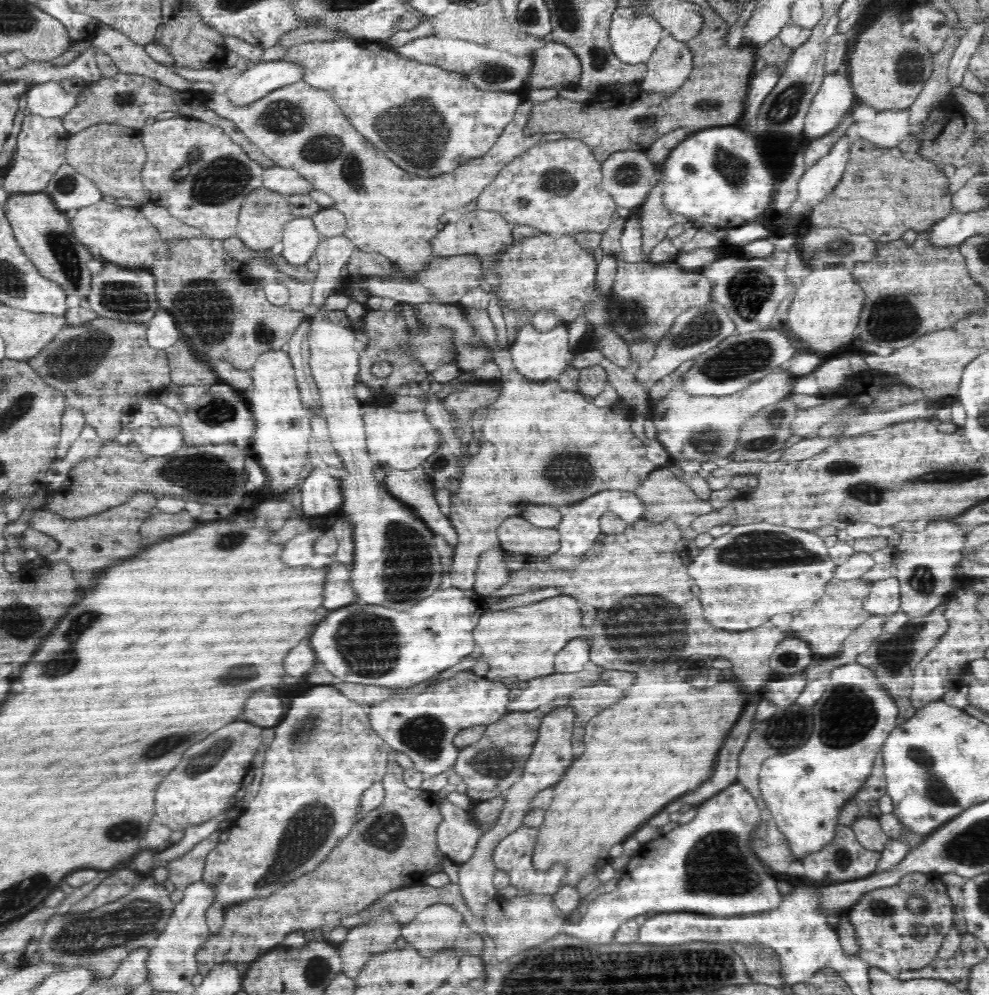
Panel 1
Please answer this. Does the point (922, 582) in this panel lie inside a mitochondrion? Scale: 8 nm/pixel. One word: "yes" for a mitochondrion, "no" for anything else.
yes

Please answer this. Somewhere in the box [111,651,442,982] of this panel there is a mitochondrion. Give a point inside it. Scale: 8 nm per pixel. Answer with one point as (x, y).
(305, 837)

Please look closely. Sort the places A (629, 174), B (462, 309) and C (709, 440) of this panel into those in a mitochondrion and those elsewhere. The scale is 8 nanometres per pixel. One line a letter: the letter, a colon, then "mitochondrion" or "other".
A: mitochondrion
B: other
C: mitochondrion

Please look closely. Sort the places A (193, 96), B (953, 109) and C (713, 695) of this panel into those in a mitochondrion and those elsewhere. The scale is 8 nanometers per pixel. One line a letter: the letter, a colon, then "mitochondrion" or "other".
A: other
B: other
C: other

